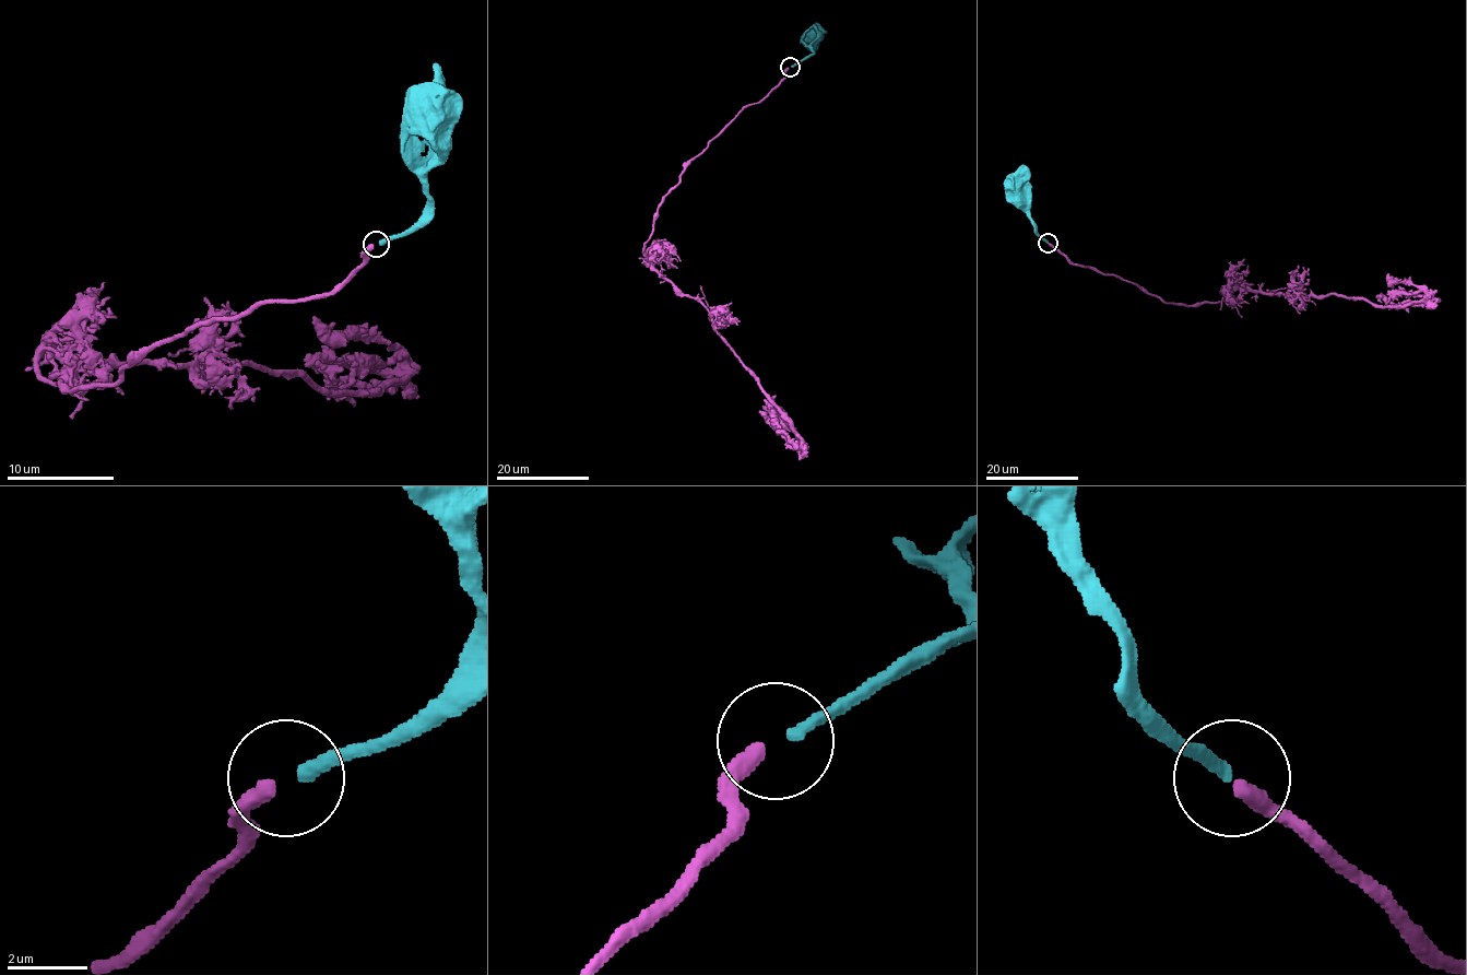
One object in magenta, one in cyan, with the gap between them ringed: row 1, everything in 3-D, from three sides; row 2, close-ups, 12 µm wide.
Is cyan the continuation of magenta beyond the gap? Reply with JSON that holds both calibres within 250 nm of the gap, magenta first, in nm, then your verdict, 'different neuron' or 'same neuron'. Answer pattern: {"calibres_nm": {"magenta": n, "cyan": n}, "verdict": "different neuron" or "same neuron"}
{"calibres_nm": {"magenta": 400, "cyan": 320}, "verdict": "same neuron"}

